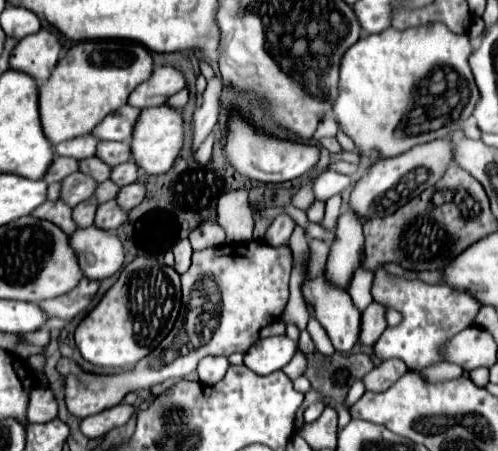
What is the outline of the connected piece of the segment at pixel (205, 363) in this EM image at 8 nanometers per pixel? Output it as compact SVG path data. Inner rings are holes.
M209 356L199 362L197 372L199 372L199 378L203 384L213 386L215 382L219 382L225 376L227 368L229 368L229 360L225 356Z

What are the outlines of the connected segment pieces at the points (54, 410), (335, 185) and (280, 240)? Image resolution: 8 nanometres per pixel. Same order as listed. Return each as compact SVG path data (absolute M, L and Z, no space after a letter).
M49 388L31 390L31 402L27 408L27 420L31 422L51 422L59 416L57 400Z
M323 172L313 180L313 196L315 200L327 202L333 194L345 192L351 188L351 176L343 176L337 172Z
M286 213L278 215L265 234L265 241L274 247L287 245L294 229L293 219Z

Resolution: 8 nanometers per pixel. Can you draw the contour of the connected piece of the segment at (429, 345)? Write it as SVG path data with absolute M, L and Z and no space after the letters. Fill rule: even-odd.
M383 268L375 272L371 294L377 304L383 304L385 308L393 308L403 316L399 326L385 328L385 332L373 346L373 354L379 360L399 358L407 366L411 366L411 370L419 370L421 366L433 366L443 362L443 350L447 342L461 330L473 326L481 310L481 302L463 288L451 288L445 284L431 286L421 280L409 280L403 276L389 274Z

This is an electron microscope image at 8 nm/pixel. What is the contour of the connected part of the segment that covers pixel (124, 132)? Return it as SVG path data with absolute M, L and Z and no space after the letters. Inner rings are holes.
M123 106L123 108L119 108L119 112L113 112L111 116L107 116L107 120L103 120L103 124L99 124L99 128L95 128L93 136L101 138L101 140L127 140L129 142L139 114L141 114L141 110L137 110L133 106Z

